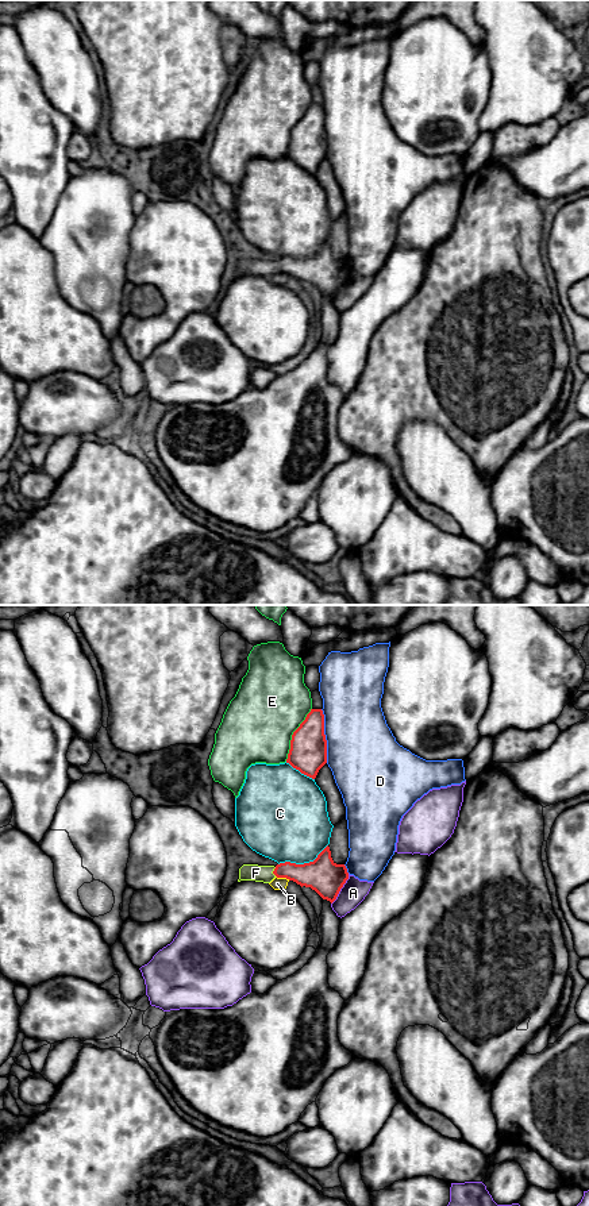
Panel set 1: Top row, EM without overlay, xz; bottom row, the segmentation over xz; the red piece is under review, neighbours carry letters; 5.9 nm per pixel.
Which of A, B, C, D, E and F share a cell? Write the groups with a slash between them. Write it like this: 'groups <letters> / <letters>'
groups A / B / C / D / E / F

